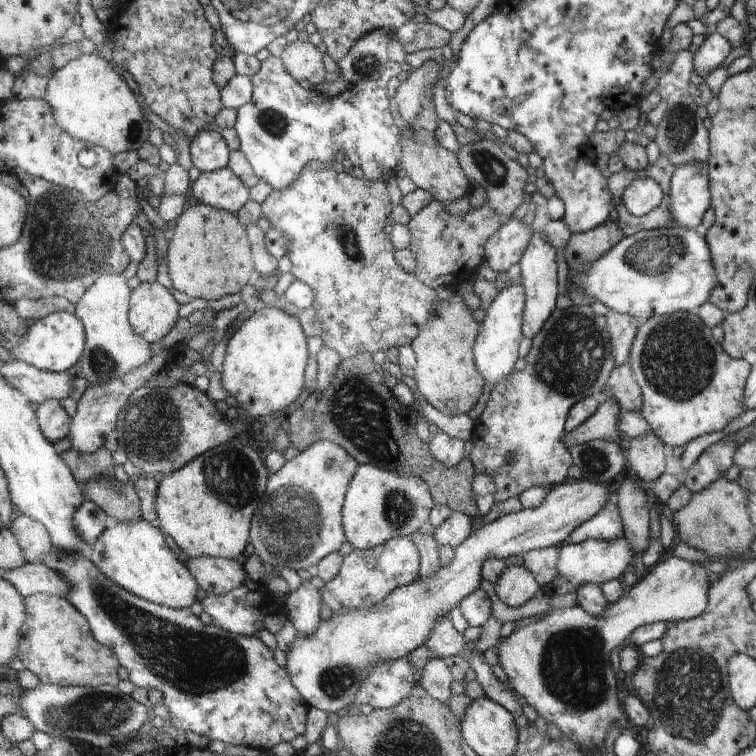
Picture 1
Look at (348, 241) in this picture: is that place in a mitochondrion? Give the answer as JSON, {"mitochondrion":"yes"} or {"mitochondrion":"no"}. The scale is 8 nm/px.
{"mitochondrion":"yes"}

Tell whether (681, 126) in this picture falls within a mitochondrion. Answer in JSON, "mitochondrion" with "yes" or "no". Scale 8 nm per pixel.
{"mitochondrion":"yes"}

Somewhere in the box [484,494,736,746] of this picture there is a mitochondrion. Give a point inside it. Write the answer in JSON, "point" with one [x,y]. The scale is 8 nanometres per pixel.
{"point":[688,694]}

